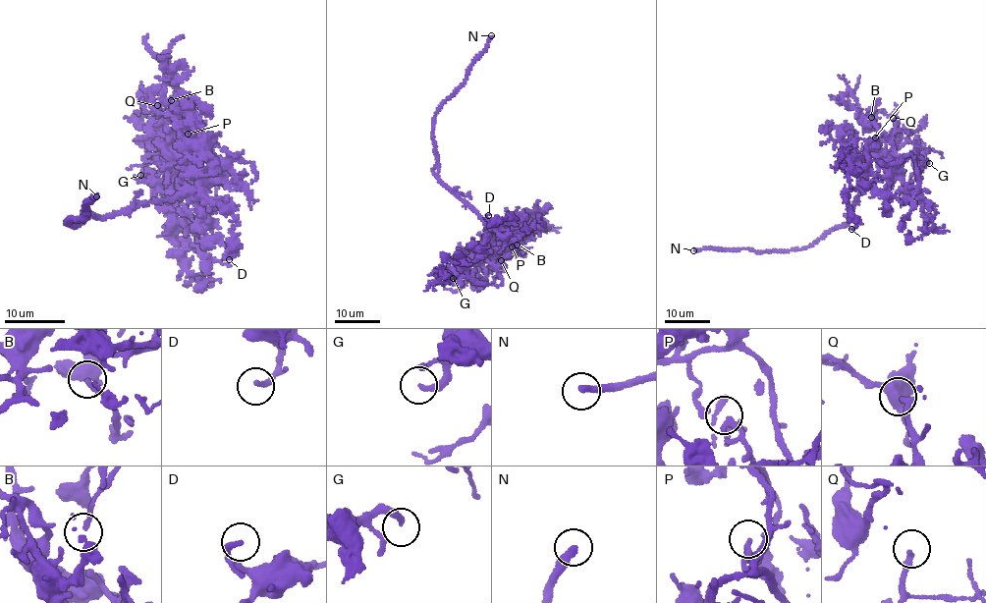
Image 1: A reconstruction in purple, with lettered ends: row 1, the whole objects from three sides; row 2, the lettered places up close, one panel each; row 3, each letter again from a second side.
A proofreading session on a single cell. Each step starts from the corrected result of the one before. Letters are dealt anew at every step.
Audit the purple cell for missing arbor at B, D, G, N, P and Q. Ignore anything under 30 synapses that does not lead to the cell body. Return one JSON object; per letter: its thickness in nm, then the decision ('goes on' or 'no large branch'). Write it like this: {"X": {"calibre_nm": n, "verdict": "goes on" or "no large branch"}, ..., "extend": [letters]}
{"B": {"calibre_nm": 120, "verdict": "no large branch"}, "D": {"calibre_nm": 200, "verdict": "goes on"}, "G": {"calibre_nm": 220, "verdict": "goes on"}, "N": {"calibre_nm": 360, "verdict": "goes on"}, "P": {"calibre_nm": 120, "verdict": "no large branch"}, "Q": {"calibre_nm": 220, "verdict": "no large branch"}, "extend": ["D", "G", "N"]}

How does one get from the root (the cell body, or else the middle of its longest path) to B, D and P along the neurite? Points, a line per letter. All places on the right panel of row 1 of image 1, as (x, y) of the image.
B: (860, 188), (867, 179), (860, 163), (879, 151), (885, 138), (872, 130), (875, 103), (871, 117)
D: (860, 188), (861, 173), (859, 186), (851, 188), (846, 198), (855, 226), (851, 229)
P: (860, 188), (868, 163), (865, 150), (878, 144), (874, 141), (875, 137)

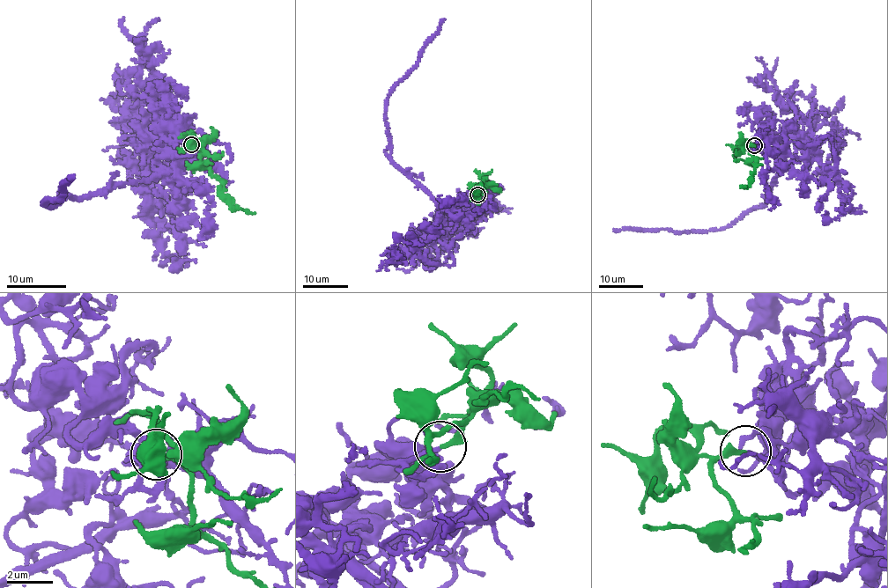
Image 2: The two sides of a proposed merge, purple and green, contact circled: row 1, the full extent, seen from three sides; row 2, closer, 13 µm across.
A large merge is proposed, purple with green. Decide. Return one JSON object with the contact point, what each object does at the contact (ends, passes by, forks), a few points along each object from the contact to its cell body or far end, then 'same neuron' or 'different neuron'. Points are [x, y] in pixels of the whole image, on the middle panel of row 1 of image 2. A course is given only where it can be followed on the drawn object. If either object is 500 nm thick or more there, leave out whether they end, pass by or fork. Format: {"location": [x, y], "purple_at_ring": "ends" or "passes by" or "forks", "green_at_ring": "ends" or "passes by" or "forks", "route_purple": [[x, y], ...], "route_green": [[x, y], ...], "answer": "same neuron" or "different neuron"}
{"location": [477, 194], "purple_at_ring": "passes by", "green_at_ring": "ends", "route_purple": [[477, 194], [466, 194], [463, 208], [439, 207], [447, 213], [390, 158], [386, 99], [443, 18]], "route_green": [[477, 194], [482, 189], [476, 194], [478, 197], [473, 192], [480, 184], [486, 191]], "answer": "same neuron"}

